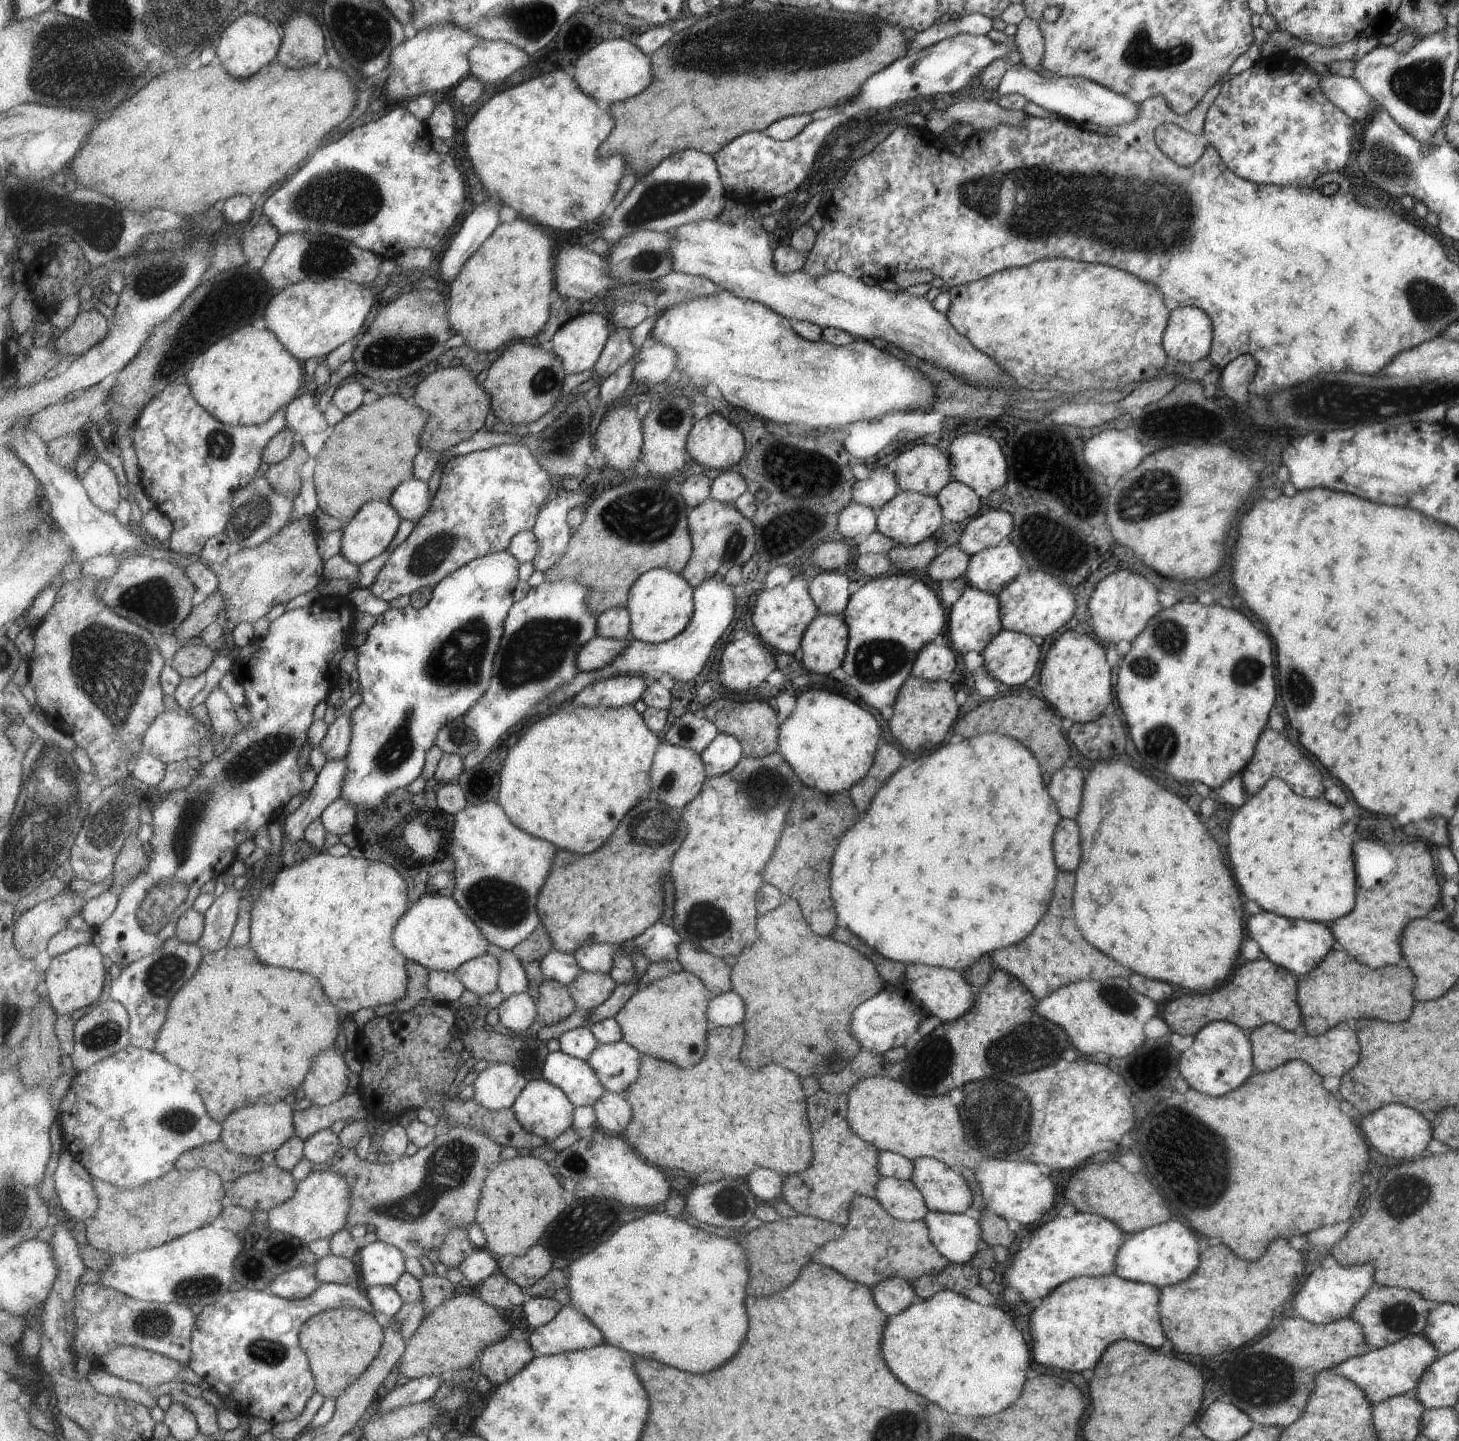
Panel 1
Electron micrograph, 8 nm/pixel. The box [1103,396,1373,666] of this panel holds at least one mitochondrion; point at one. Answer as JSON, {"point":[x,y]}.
{"point":[1158,491]}

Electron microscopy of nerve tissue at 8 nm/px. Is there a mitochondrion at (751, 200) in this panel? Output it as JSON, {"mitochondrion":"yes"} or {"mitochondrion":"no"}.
{"mitochondrion":"no"}

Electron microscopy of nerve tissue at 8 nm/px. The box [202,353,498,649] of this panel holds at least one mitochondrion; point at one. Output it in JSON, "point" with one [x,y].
{"point":[257,512]}

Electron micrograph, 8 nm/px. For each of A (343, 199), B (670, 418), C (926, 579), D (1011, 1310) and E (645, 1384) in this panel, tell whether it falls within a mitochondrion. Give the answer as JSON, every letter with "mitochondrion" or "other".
{"A":"mitochondrion","B":"mitochondrion","C":"other","D":"other","E":"other"}

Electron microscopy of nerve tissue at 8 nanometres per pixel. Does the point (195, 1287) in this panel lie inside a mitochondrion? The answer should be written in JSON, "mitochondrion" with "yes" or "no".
{"mitochondrion":"yes"}

